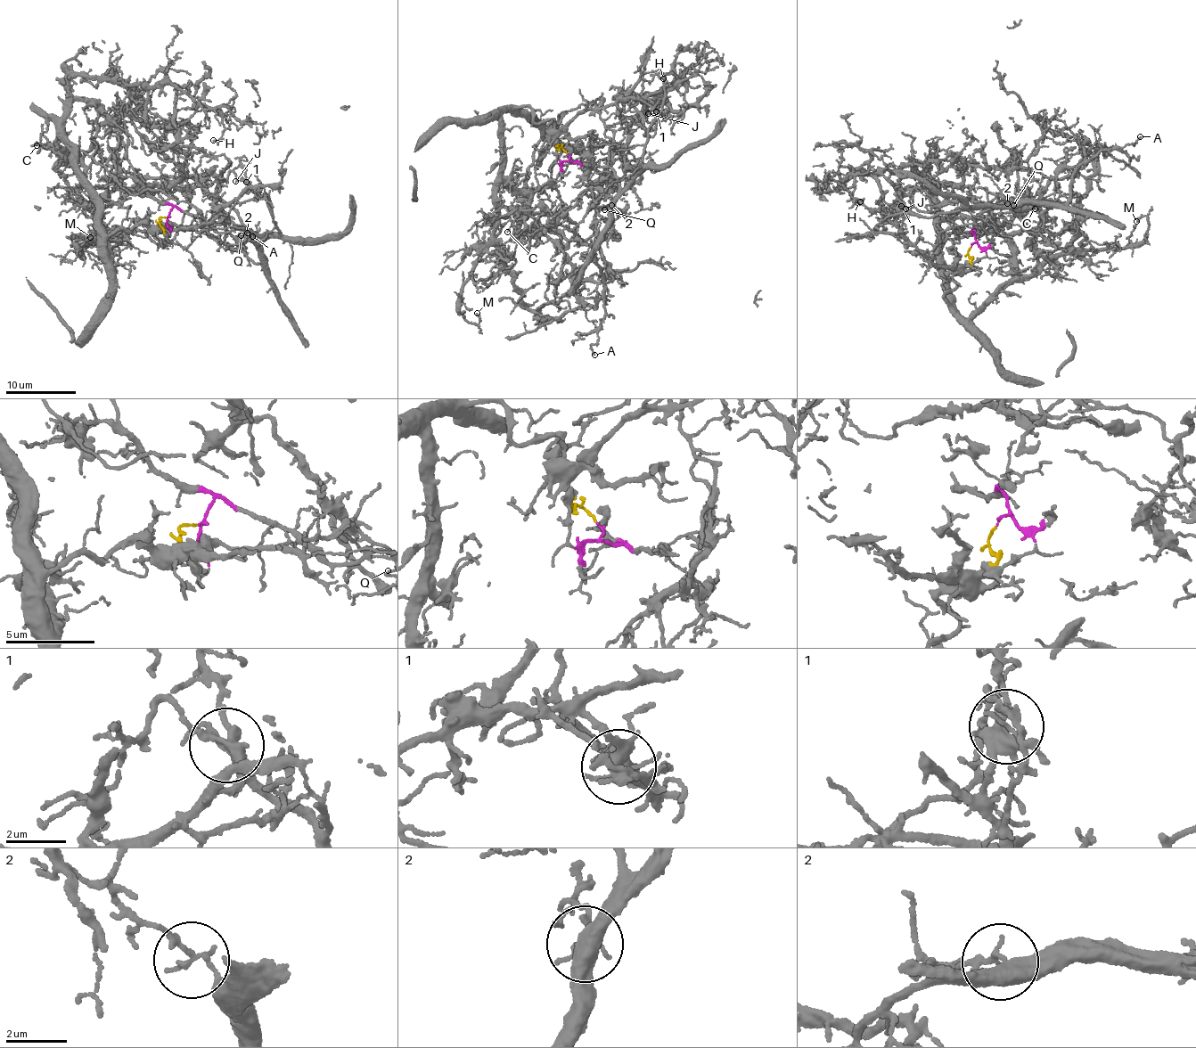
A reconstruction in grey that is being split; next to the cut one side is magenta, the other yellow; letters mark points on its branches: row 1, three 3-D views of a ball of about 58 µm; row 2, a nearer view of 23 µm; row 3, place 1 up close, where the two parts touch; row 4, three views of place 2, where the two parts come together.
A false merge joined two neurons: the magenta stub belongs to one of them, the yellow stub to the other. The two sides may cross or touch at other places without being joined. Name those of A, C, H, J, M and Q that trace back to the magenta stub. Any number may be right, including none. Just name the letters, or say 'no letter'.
A, J, Q

